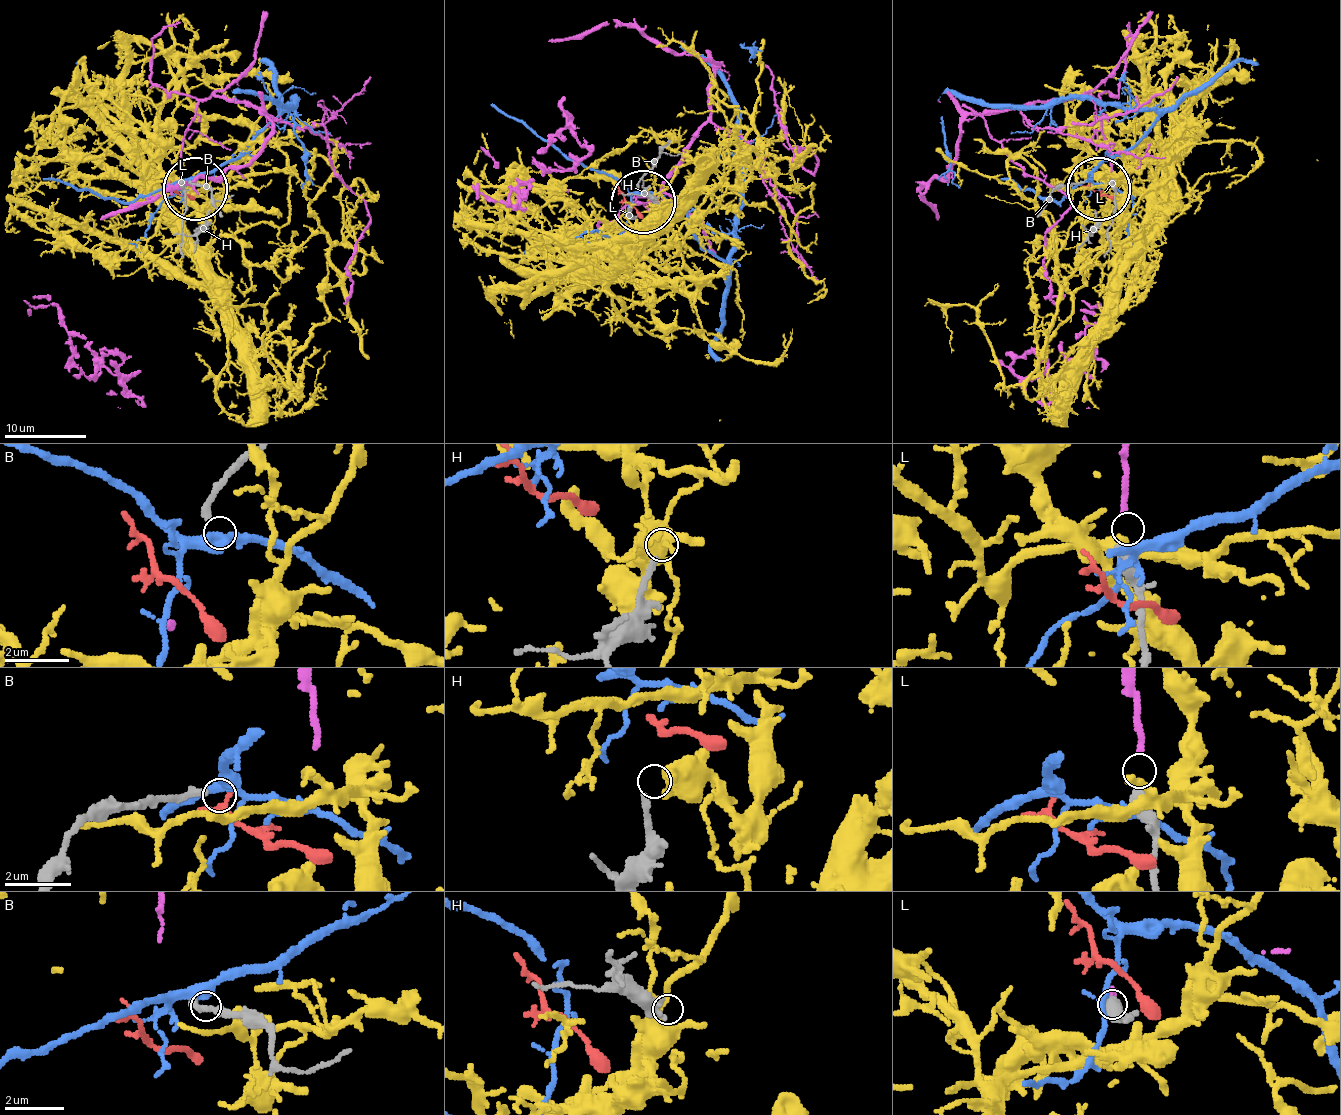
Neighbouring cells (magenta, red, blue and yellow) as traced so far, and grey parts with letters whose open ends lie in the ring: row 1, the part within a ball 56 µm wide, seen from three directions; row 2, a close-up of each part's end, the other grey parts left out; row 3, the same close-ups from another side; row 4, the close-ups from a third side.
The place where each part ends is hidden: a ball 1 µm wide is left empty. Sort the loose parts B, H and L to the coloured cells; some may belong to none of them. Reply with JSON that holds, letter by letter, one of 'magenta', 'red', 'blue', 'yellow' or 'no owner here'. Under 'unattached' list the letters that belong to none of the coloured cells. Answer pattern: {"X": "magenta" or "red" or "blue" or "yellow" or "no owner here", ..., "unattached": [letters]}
{"B": "blue", "H": "no owner here", "L": "magenta", "unattached": ["H"]}

